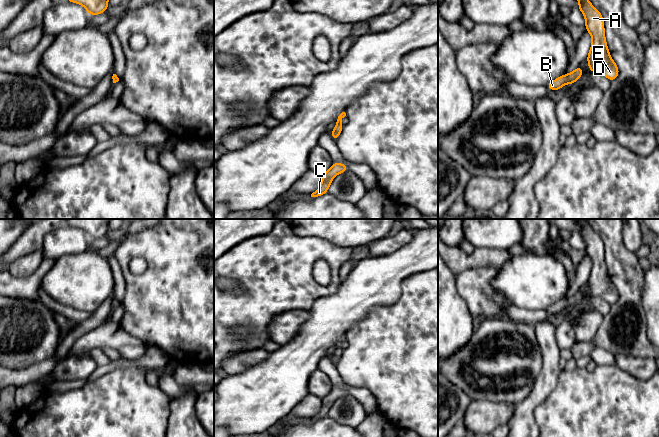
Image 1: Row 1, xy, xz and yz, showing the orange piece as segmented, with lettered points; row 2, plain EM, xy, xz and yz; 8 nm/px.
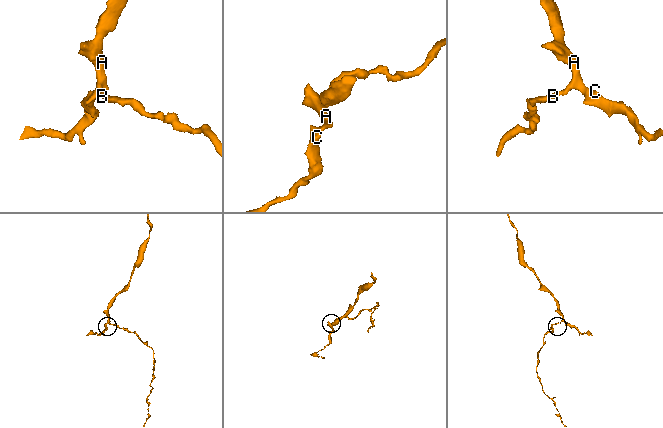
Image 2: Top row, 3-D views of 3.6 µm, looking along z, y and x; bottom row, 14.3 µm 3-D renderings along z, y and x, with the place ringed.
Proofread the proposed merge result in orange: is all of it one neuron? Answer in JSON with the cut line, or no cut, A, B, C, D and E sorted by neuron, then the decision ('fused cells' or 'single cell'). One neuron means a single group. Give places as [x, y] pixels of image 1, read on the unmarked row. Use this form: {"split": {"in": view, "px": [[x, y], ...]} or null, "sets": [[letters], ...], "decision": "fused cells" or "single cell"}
{"split": null, "sets": [["A", "B", "C", "D", "E"]], "decision": "single cell"}

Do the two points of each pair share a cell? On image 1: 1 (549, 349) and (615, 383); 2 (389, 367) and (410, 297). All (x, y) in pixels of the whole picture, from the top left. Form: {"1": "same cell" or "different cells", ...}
{"1": "different cells", "2": "same cell"}

